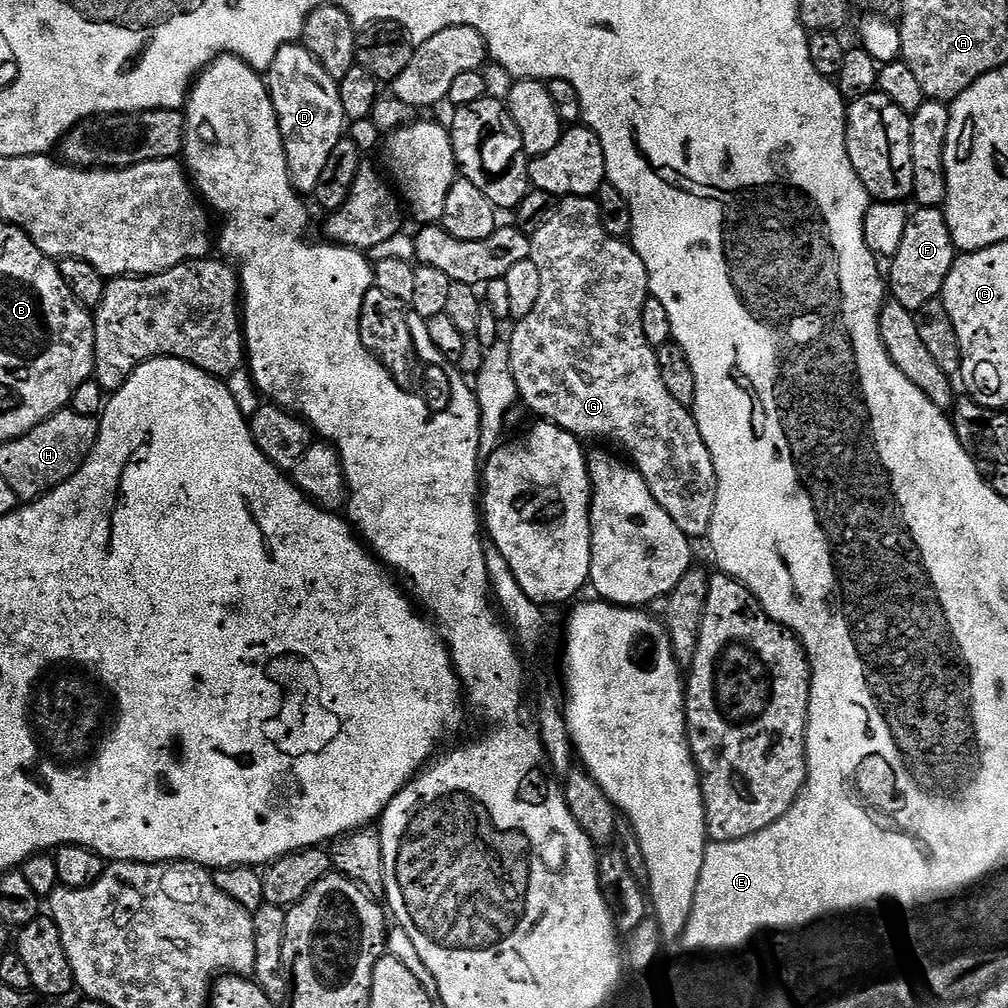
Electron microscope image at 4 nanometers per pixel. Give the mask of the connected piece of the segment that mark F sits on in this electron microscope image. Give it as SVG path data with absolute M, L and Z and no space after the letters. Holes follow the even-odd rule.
M917 207L908 217L906 238L895 256L891 257L892 273L887 273L891 299L902 302L906 310L917 312L926 302L943 293L946 274L950 274L958 249L952 240L950 226L940 208ZM916 211L916 212L915 212Z

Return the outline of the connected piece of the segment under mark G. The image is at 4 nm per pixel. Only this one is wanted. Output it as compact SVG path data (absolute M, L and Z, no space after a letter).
M570 196L561 199L557 203L550 222L546 222L546 226L542 226L537 232L531 233L530 239L532 241L530 259L534 262L534 266L538 266L538 279L542 282L542 294L538 298L534 310L530 310L530 314L526 314L526 318L515 321L514 327L516 329L513 330L512 336L508 340L510 370L513 371L514 381L517 383L519 399L522 401L523 407L529 413L537 412L540 415L537 417L541 421L556 424L559 428L565 428L567 432L574 433L577 438L589 436L592 440L613 440L614 443L620 444L621 450L619 449L619 451L627 457L632 467L640 473L640 476L646 482L646 486L650 486L650 494L654 494L658 506L662 506L662 510L666 510L666 514L670 514L670 518L674 518L678 530L682 530L690 538L696 538L696 536L700 536L700 538L707 537L708 527L714 518L714 506L716 505L714 462L710 450L698 430L696 417L690 411L689 405L677 402L670 395L670 390L666 390L666 382L662 382L660 377L660 367L656 357L657 349L652 348L650 342L646 342L646 334L642 334L642 310L644 309L644 303L650 298L648 275L642 258L638 258L638 254L632 249L631 243L625 242L621 237L606 234L606 230L602 226L598 206L595 199L590 196Z

